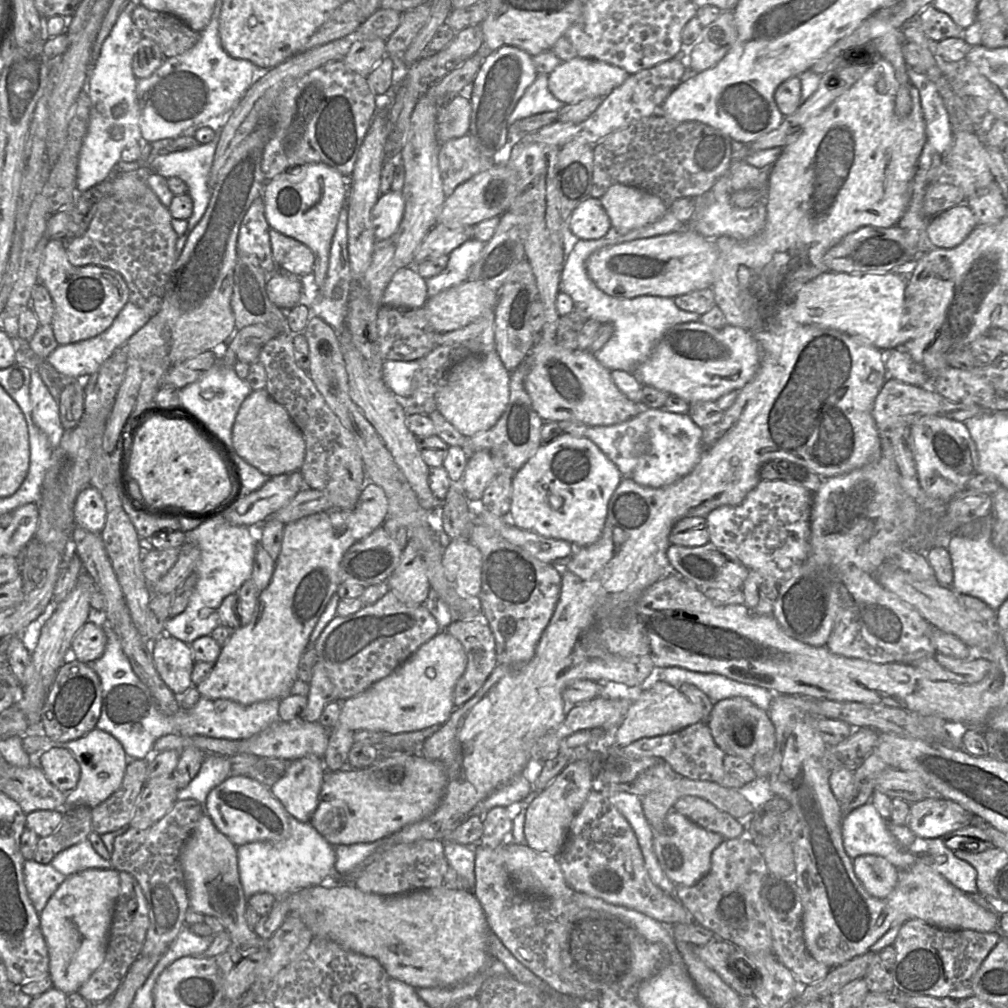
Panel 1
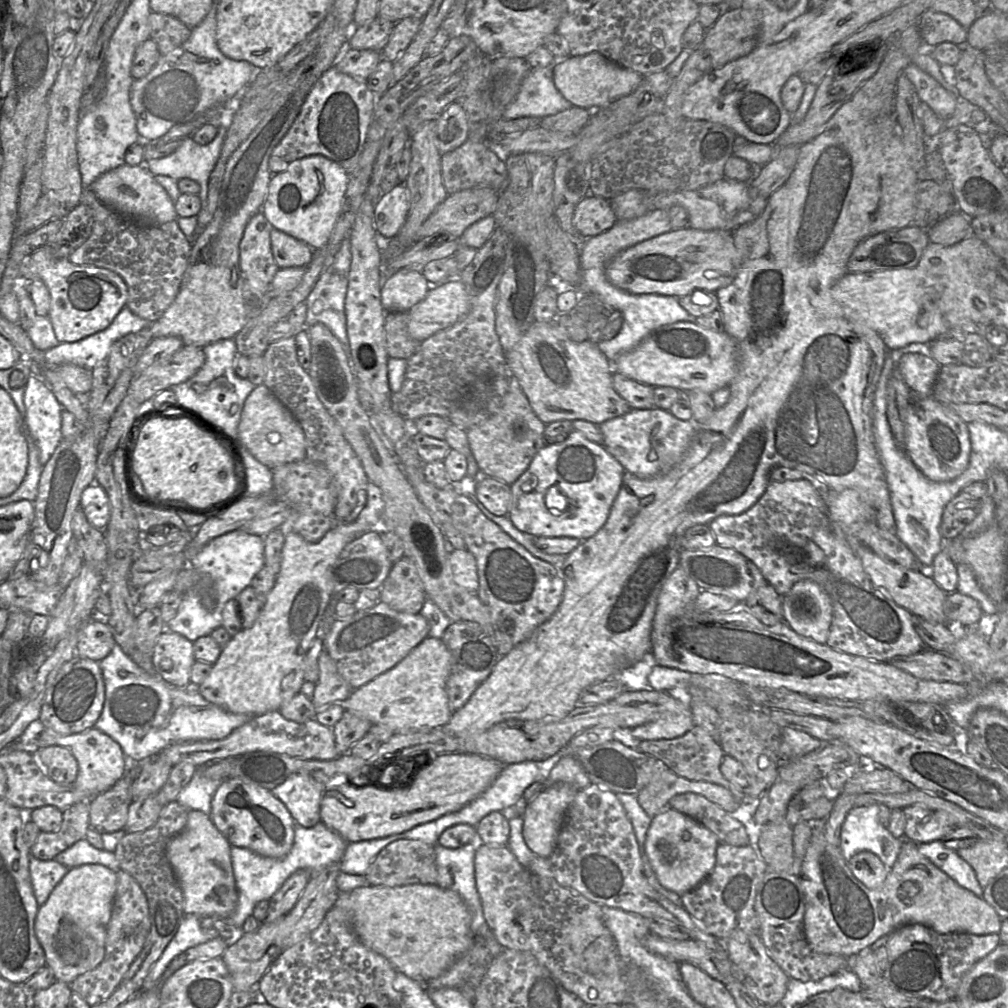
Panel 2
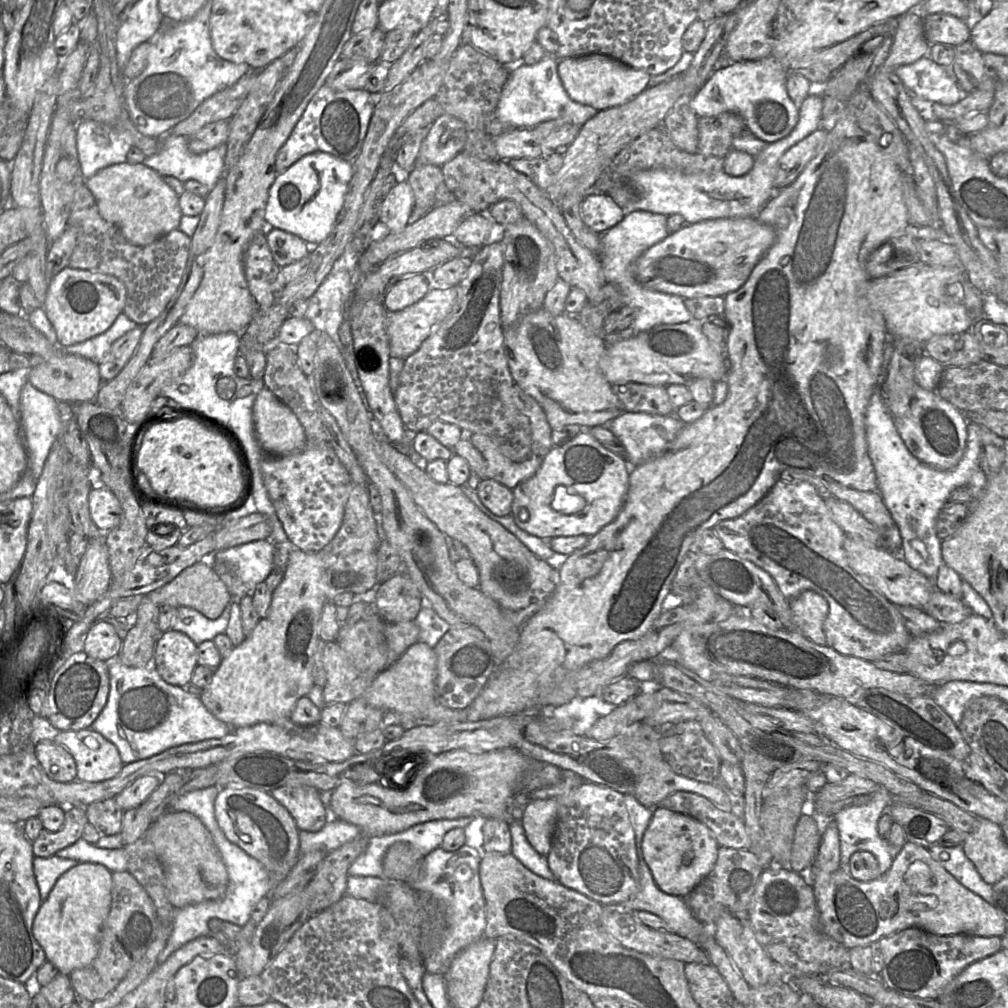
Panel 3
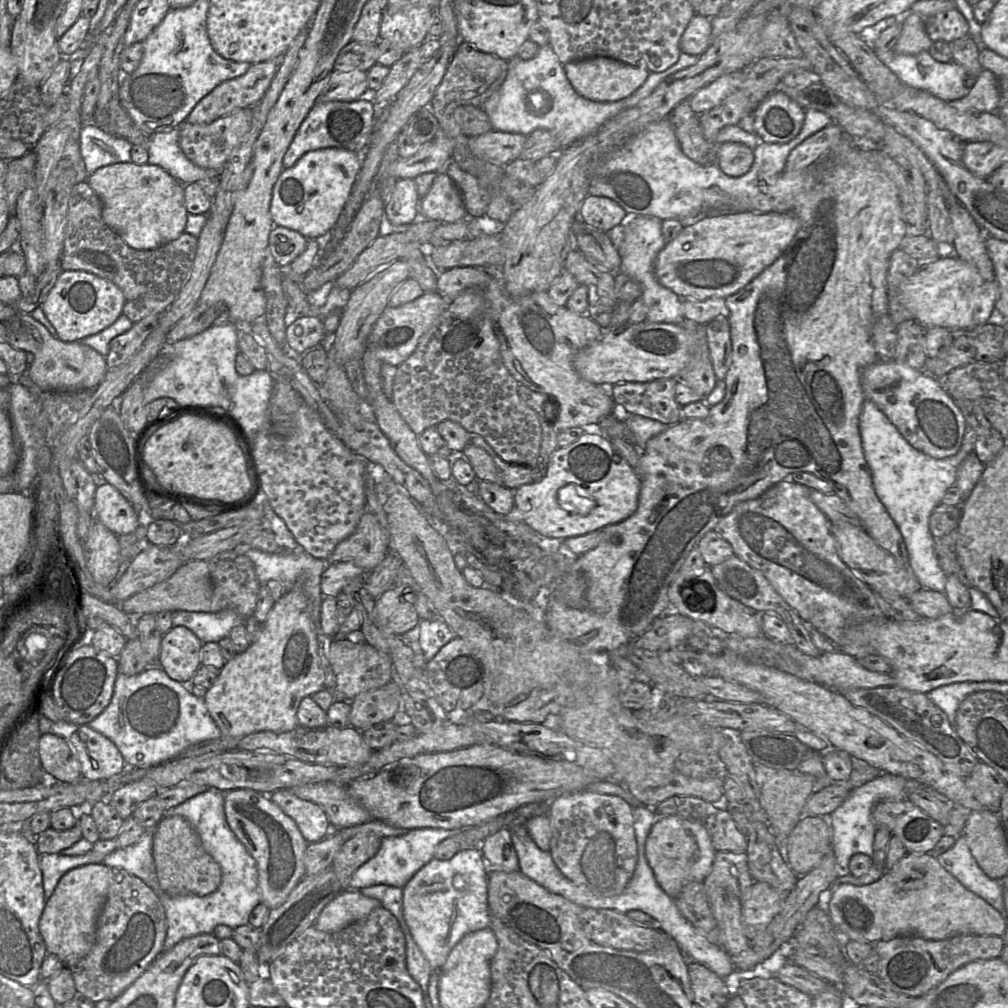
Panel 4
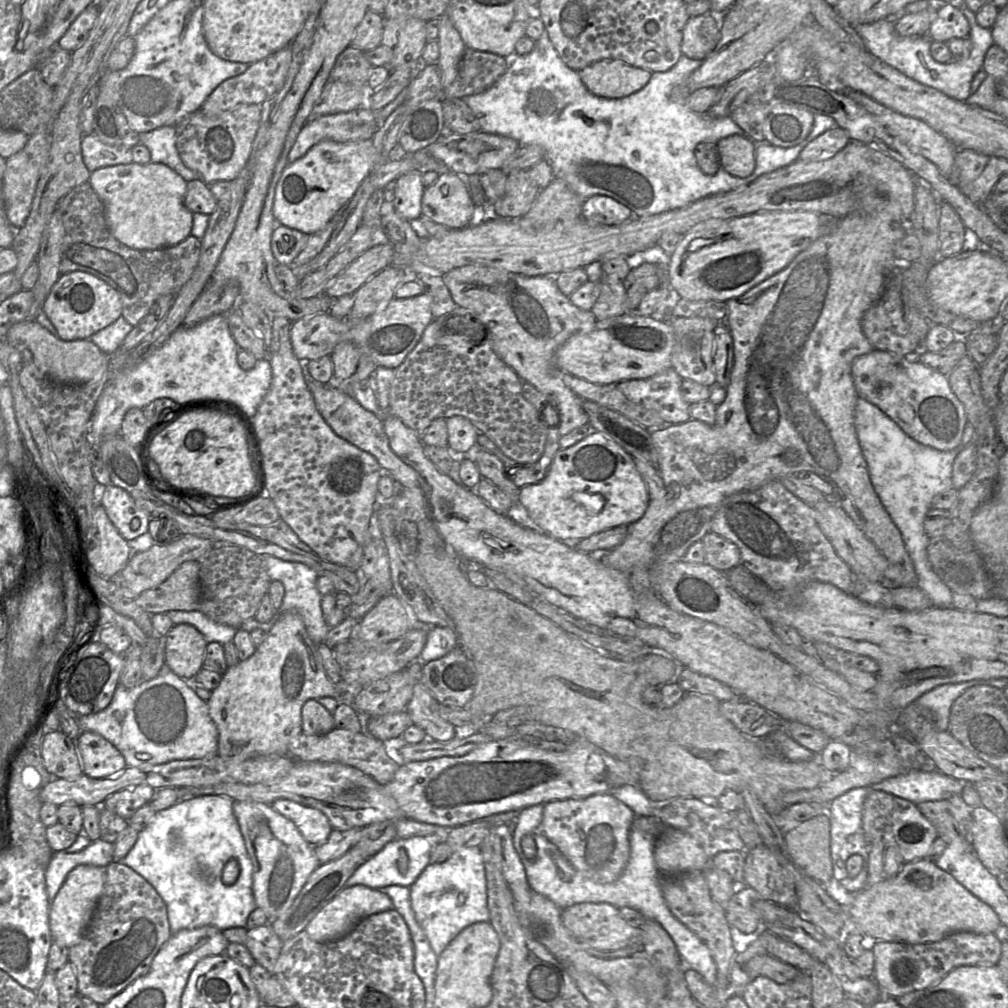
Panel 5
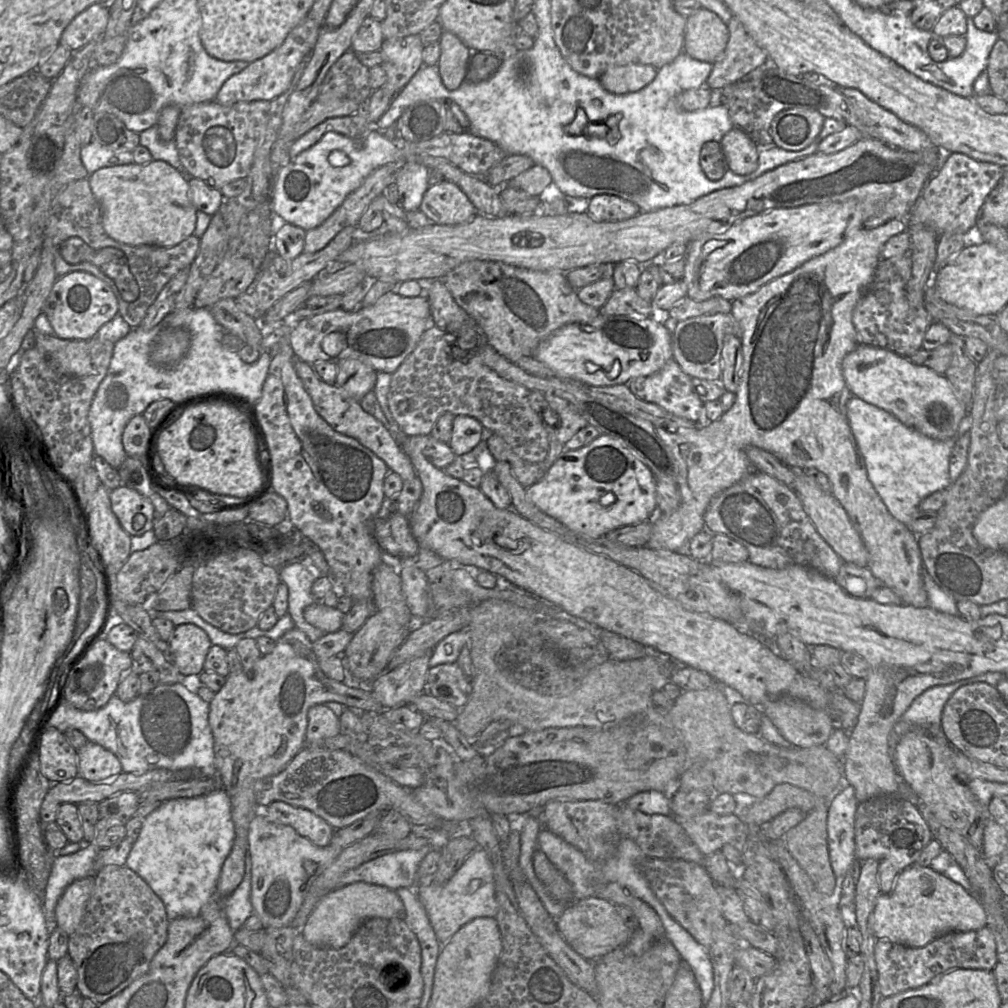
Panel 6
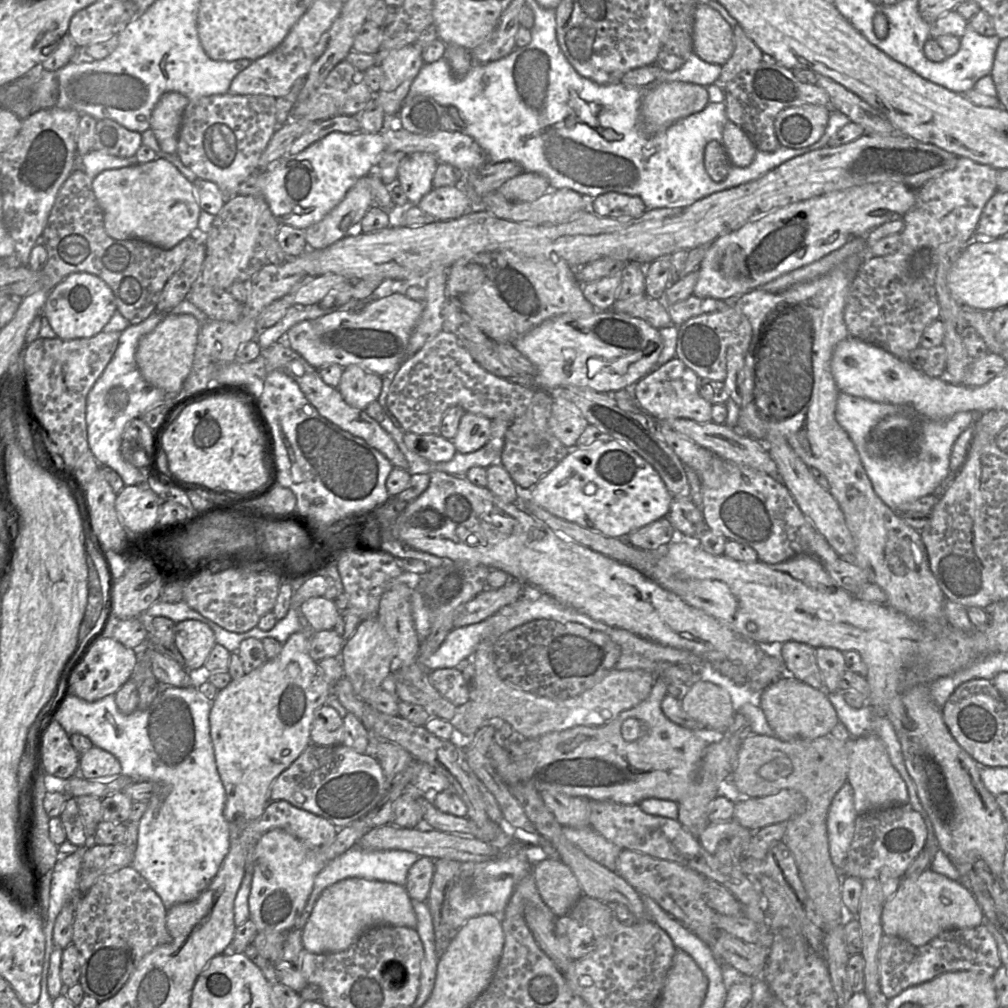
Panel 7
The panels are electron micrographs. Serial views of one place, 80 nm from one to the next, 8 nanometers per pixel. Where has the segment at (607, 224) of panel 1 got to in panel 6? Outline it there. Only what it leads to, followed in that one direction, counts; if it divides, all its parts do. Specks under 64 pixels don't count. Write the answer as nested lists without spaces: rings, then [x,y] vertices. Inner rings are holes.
[[[601,194],[588,200],[586,212],[596,221],[620,221],[630,219],[641,211],[633,202],[615,195]]]

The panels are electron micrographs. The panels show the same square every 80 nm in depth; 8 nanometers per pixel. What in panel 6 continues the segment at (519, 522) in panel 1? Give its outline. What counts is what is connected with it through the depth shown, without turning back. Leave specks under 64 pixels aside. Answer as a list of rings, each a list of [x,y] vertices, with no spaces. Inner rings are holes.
[[[601,433],[584,447],[576,450],[565,449],[541,480],[526,488],[526,496],[542,512],[573,532],[599,538],[623,526],[651,521],[657,513],[656,482],[651,470],[626,446]]]

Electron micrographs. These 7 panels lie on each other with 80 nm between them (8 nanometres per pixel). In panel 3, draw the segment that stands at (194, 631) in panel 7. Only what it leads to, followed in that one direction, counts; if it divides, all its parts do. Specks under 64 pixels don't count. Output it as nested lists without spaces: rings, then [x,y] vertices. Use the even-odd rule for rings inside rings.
[[[169,629],[157,640],[151,665],[164,681],[183,687],[198,665],[197,645],[185,633]]]

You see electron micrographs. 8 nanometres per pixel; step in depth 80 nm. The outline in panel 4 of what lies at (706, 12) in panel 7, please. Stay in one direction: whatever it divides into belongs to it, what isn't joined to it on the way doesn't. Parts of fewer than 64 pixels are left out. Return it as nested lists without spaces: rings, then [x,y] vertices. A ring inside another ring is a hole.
[[[696,14],[681,37],[680,47],[683,53],[701,56],[712,40],[711,18]]]

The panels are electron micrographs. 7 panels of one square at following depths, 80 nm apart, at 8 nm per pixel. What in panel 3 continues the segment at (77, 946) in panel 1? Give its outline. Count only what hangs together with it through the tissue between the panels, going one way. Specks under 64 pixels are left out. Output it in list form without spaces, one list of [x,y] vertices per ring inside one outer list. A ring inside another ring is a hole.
[[[79,863],[77,866],[72,867],[58,878],[47,899],[42,902],[33,921],[32,932],[36,941],[45,952],[46,961],[49,961],[51,964],[53,964],[60,974],[70,975],[72,971],[88,966],[97,957],[100,948],[102,926],[110,912],[112,902],[111,891],[112,872],[110,870],[108,870],[104,865],[99,863]]]

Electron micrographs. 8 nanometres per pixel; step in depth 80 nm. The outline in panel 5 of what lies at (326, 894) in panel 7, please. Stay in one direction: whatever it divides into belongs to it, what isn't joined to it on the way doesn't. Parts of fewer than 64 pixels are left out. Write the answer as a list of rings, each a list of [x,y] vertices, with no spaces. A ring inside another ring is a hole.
[[[356,885],[349,888],[344,887],[309,922],[305,932],[316,942],[335,941],[345,936],[361,919],[392,909],[392,900],[379,889],[372,889],[363,885]]]

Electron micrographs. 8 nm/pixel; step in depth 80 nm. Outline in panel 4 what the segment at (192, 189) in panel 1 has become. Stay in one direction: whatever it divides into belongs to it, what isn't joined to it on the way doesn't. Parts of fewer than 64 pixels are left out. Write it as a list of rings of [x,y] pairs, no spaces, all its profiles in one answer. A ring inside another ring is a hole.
[[[178,128],[154,133],[148,140],[148,164],[166,170],[183,185],[206,179],[218,179],[220,171],[195,165],[183,153]]]

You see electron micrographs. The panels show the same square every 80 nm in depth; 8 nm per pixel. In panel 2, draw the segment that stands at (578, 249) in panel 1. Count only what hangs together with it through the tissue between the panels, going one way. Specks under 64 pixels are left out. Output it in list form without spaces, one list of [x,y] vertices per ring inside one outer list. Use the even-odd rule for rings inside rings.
[[[666,209],[651,210],[643,216],[617,221],[615,225],[602,234],[579,240],[581,285],[580,296],[592,294],[597,297],[607,310],[622,314],[623,324],[619,333],[612,339],[600,340],[597,345],[610,362],[621,354],[634,349],[652,331],[676,322],[695,322],[697,318],[689,314],[679,304],[678,298],[658,294],[631,294],[612,285],[606,276],[608,263],[620,252],[640,242],[657,237],[672,230],[669,212]]]

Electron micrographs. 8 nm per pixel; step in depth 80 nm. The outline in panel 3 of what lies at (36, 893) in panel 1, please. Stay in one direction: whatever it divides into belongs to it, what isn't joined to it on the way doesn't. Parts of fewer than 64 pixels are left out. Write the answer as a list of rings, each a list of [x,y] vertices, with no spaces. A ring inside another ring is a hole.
[[[56,855],[47,858],[34,856],[33,871],[42,902],[47,899],[58,878],[79,863]]]

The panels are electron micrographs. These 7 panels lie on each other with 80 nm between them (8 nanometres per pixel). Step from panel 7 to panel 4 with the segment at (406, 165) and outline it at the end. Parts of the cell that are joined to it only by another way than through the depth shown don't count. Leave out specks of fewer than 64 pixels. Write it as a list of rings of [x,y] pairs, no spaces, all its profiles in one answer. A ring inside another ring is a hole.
[[[398,179],[384,205],[384,216],[395,227],[407,227],[420,218],[420,199],[414,179]]]

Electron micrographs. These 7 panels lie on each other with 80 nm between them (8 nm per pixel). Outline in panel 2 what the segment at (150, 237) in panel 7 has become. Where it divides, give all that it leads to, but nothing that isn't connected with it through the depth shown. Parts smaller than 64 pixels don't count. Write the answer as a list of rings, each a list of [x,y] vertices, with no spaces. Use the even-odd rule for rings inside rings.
[[[123,164],[99,176],[89,188],[114,211],[143,225],[162,225],[178,218],[175,202],[143,165]]]

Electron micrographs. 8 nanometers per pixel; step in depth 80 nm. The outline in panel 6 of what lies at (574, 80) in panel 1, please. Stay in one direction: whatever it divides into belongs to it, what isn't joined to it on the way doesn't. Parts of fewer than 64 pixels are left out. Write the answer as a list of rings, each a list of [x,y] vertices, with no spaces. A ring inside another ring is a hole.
[[[626,64],[609,68],[599,77],[603,88],[613,94],[637,92],[650,84],[658,69],[646,64]]]

